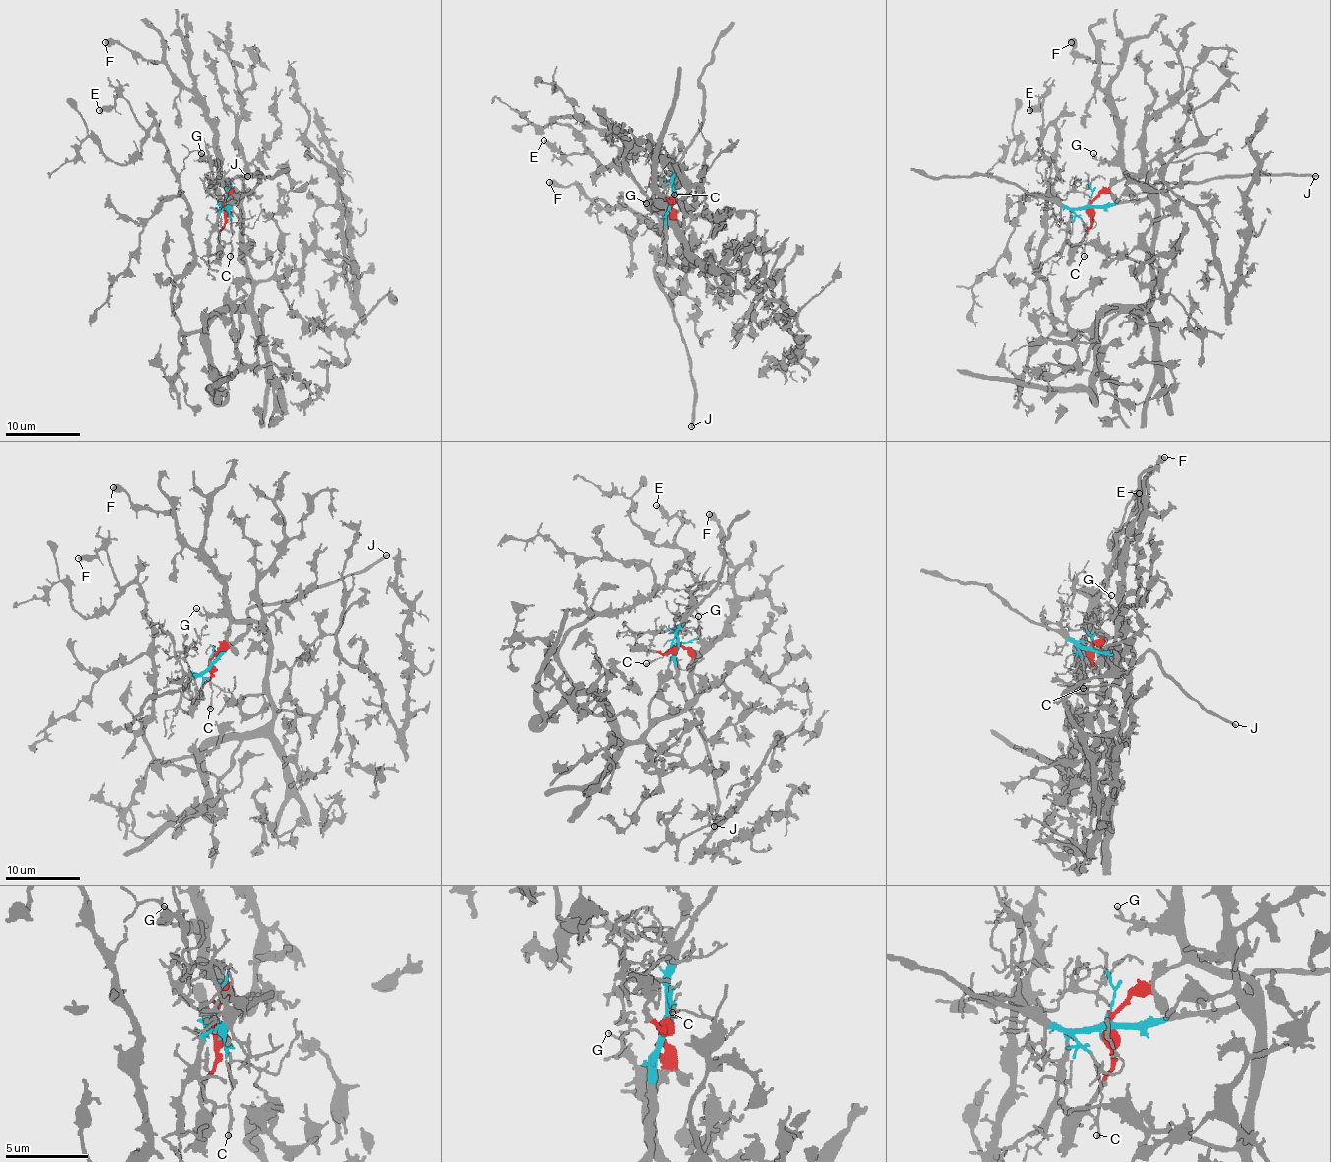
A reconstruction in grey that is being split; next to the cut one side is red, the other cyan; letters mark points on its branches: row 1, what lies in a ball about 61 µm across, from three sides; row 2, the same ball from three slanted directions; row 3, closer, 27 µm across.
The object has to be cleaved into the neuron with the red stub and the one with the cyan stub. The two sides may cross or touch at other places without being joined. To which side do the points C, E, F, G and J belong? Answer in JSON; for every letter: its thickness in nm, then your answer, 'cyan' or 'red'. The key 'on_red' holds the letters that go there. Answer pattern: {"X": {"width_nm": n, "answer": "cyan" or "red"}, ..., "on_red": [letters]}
{"C": {"width_nm": 180, "answer": "cyan"}, "E": {"width_nm": 400, "answer": "red"}, "F": {"width_nm": 600, "answer": "red"}, "G": {"width_nm": 130, "answer": "red"}, "J": {"width_nm": 300, "answer": "cyan"}, "on_red": ["E", "F", "G"]}

